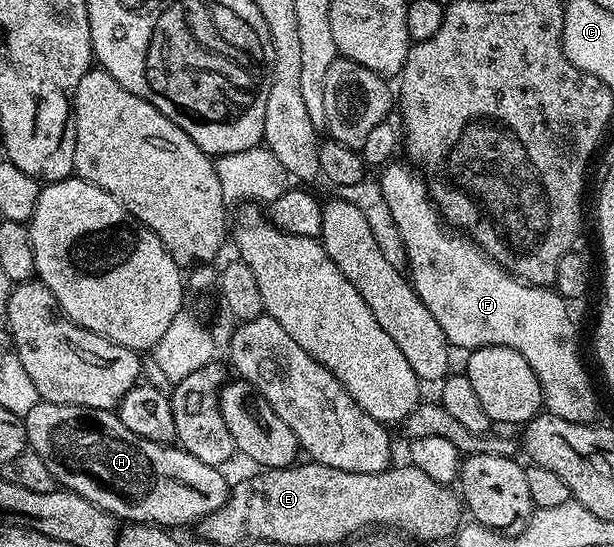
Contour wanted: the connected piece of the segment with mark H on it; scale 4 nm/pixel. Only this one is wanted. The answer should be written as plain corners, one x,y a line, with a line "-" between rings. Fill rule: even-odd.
38,399
37,404
31,406
31,410
23,419
25,422
25,439
28,447
35,454
39,454
39,458
43,458
43,463
47,466
47,470
51,470
54,481
64,491
74,492
83,498
87,498
87,502
99,506
104,512
109,512
118,521
132,522
134,524
156,524
164,526
169,530
177,530
180,524
196,525
207,514
211,514
219,506
223,506
223,502
229,497
231,484
230,481
225,481
223,474
225,472
220,467
213,467
207,465
206,462
199,462
199,458
195,458
195,454
185,451
180,446
151,442
147,438
136,436
131,430
127,430
127,426
123,426
123,422
117,417
116,411
108,408
88,408
87,406
79,406
78,404
56,404
50,400

